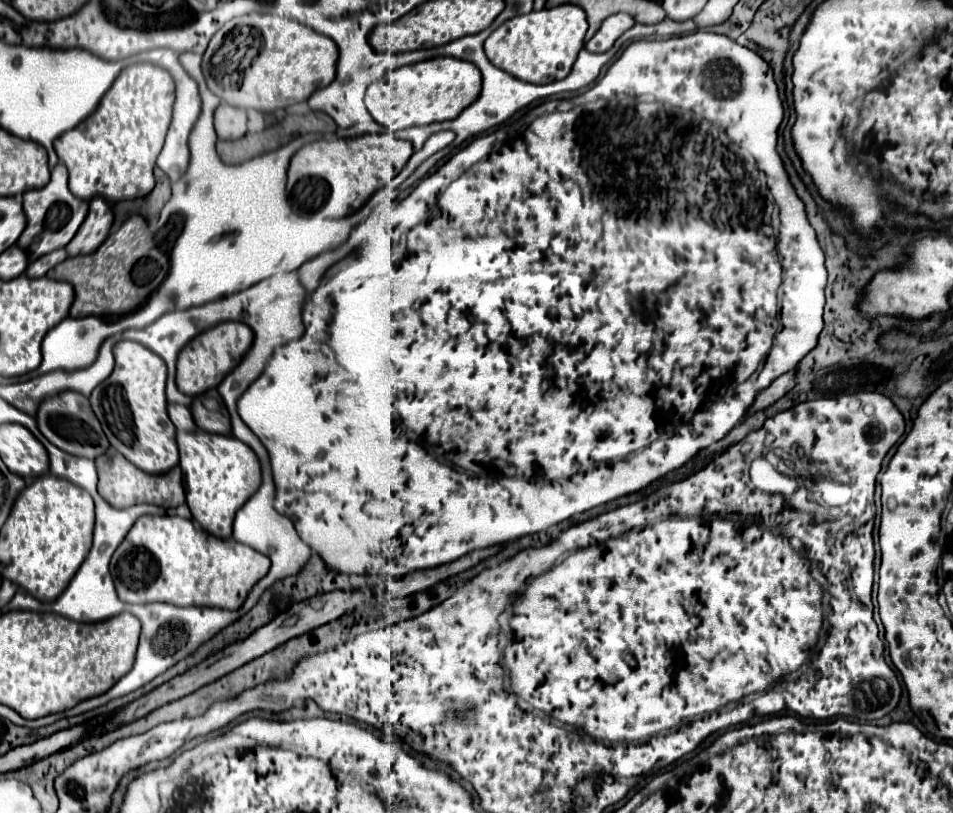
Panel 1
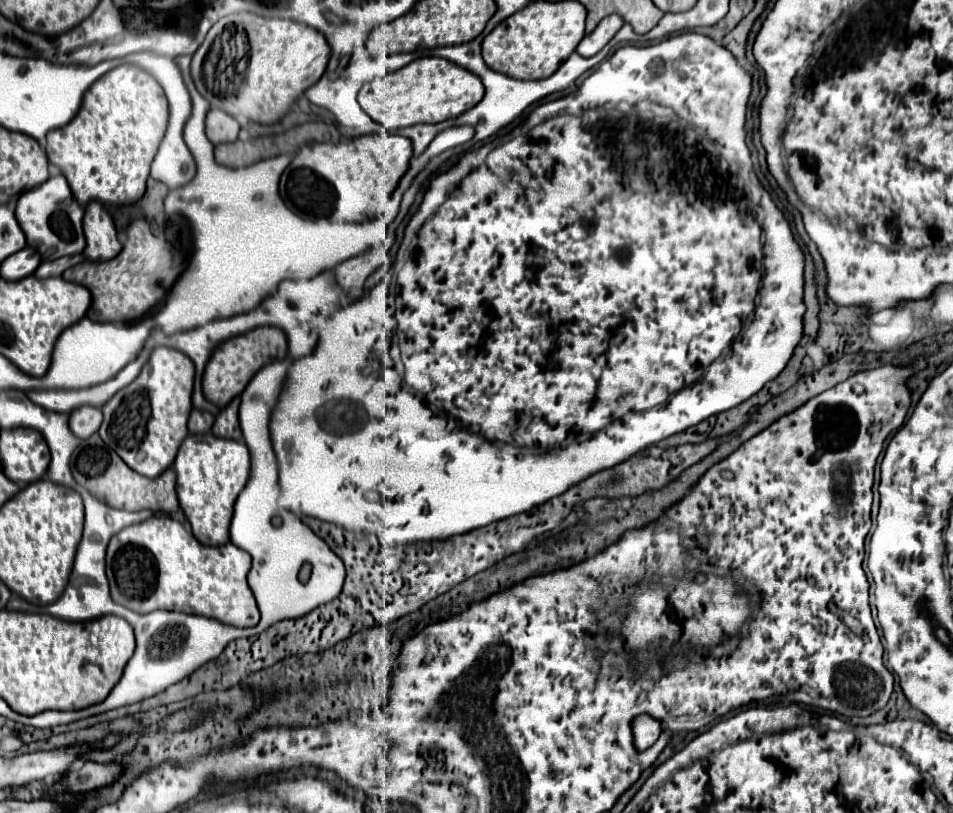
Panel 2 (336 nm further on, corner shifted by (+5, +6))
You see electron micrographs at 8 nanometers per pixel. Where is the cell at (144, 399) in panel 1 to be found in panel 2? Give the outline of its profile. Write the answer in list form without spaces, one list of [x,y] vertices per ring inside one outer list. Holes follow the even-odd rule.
[[[157,347],[139,377],[103,405],[101,439],[139,475],[153,479],[173,465],[177,449],[187,437],[193,379],[195,365],[187,355],[177,349]]]

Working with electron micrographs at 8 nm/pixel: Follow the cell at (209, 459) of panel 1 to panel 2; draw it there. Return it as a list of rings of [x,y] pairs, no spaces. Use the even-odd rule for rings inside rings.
[[[213,433],[189,435],[175,457],[173,469],[177,473],[177,495],[185,517],[193,527],[193,535],[203,545],[229,543],[229,525],[233,505],[249,479],[249,449],[245,443],[221,439]]]

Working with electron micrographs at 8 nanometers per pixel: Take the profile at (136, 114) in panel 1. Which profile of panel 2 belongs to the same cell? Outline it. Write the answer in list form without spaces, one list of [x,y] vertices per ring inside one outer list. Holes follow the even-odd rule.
[[[119,65],[83,95],[81,109],[65,127],[47,133],[47,157],[65,175],[81,205],[101,201],[133,205],[145,193],[151,161],[165,137],[169,107],[159,83],[137,65]]]

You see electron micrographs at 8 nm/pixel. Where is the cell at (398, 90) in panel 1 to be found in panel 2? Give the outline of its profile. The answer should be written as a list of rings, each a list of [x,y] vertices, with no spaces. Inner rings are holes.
[[[421,57],[403,69],[385,75],[383,79],[365,83],[357,99],[361,101],[361,109],[365,109],[373,121],[381,123],[387,131],[393,131],[419,123],[441,123],[455,119],[475,107],[483,99],[483,93],[485,87],[481,79],[471,71],[439,57]]]

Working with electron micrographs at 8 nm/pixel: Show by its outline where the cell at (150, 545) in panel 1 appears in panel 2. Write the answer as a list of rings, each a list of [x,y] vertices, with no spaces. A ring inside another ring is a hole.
[[[149,517],[143,523],[135,523],[119,531],[107,547],[107,579],[111,597],[119,605],[135,613],[151,613],[155,609],[183,611],[203,617],[213,617],[233,627],[255,627],[259,623],[259,609],[253,593],[247,585],[247,573],[251,569],[251,555],[233,543],[221,547],[201,545],[185,527],[171,517]]]

